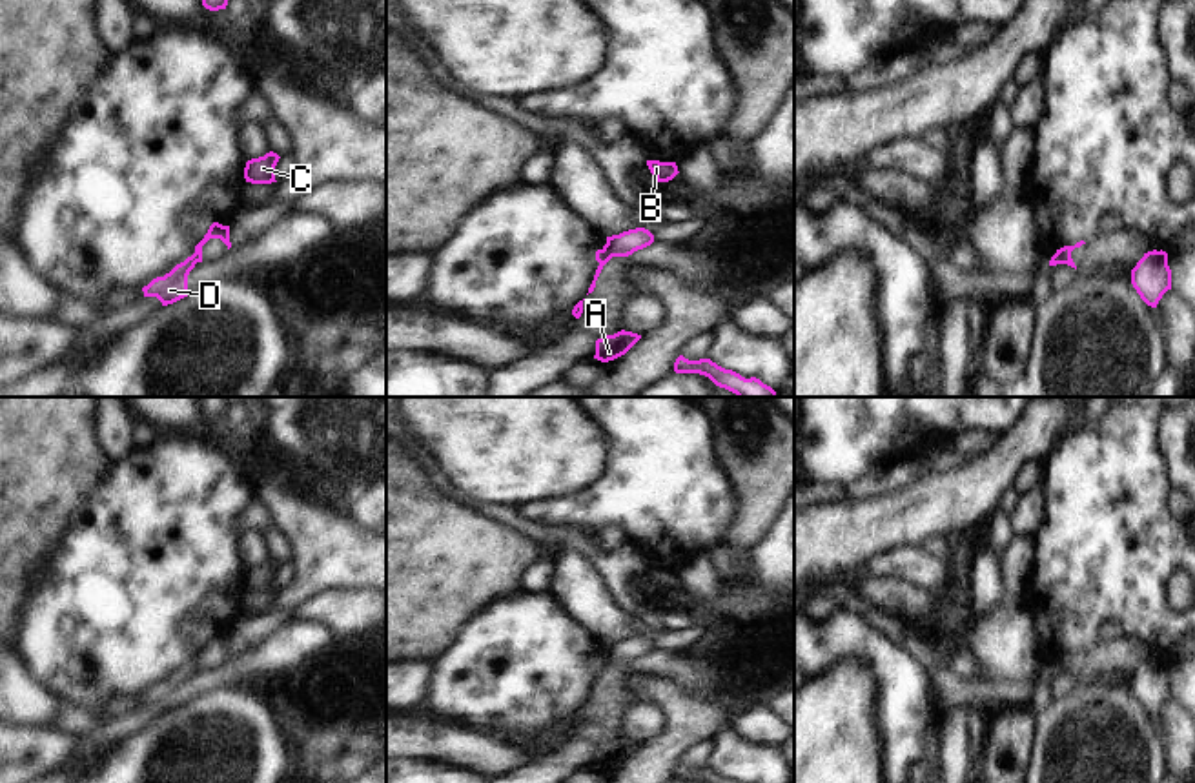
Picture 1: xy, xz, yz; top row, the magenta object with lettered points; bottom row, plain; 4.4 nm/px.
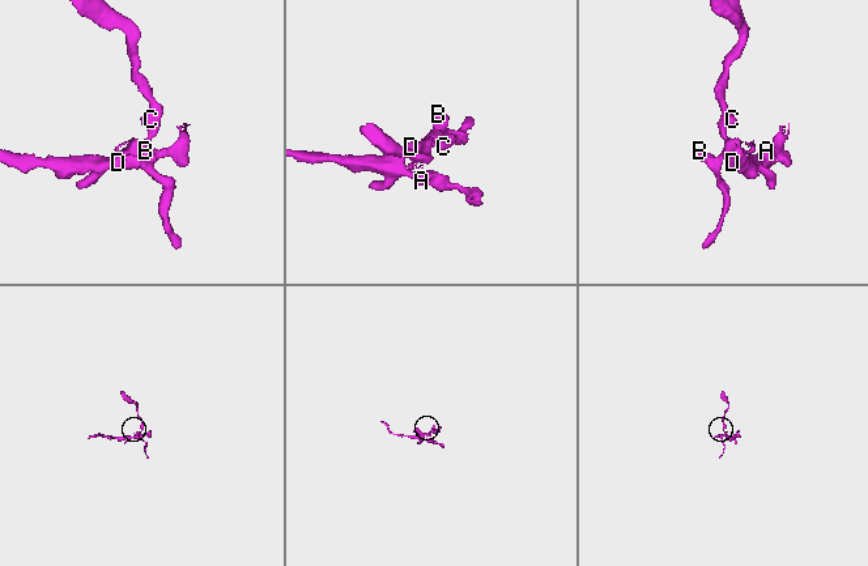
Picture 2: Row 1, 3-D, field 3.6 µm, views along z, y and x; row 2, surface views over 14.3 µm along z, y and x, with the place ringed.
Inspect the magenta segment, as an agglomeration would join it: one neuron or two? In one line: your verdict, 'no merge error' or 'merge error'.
merge error

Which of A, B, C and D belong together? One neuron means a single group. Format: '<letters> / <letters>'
A D / B C

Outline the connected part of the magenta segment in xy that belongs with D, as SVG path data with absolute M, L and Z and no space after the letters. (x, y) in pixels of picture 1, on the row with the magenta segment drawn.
M191 255L184 262L177 264L164 277L153 279L148 286L142 288L144 297L157 297L162 306L173 304L191 291L188 290L188 275L195 268L197 259Z

